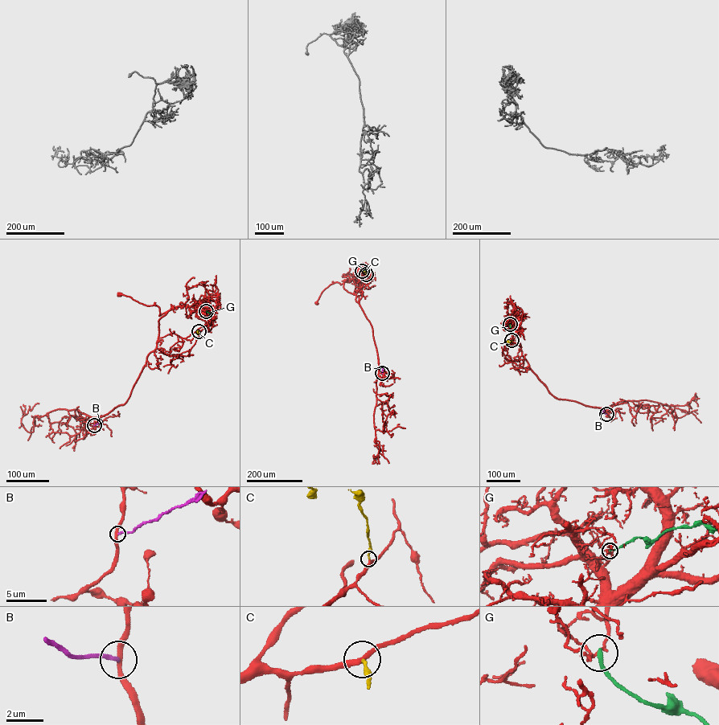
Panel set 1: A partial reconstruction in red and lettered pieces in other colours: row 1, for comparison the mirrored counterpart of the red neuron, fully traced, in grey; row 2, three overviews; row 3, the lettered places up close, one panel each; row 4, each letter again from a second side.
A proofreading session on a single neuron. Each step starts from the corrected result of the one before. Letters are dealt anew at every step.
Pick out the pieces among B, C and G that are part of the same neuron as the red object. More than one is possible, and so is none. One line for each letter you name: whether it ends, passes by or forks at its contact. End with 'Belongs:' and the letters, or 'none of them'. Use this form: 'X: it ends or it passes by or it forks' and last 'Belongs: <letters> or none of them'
C: it ends
Belongs: C

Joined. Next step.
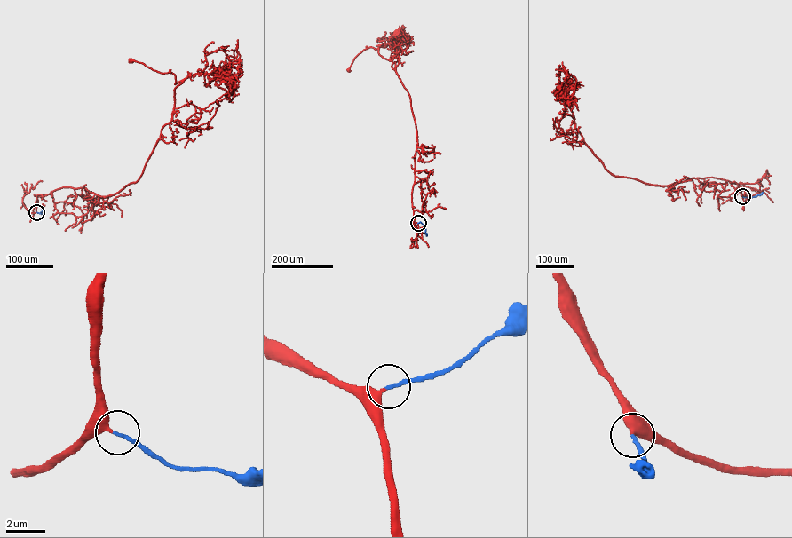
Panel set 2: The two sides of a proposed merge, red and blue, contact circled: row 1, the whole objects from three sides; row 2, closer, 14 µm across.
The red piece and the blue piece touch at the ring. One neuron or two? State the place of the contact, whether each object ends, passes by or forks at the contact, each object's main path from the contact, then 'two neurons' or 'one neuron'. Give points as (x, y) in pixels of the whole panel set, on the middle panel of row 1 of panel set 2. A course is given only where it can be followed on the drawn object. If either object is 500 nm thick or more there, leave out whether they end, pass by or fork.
(418, 223) | red ends | blue ends | red via (417, 223), (412, 223), (417, 141), (410, 96), (392, 61), (380, 55), (378, 48), (364, 50), (349, 69) | blue via (418, 223), (423, 225), (426, 235) | one neuron

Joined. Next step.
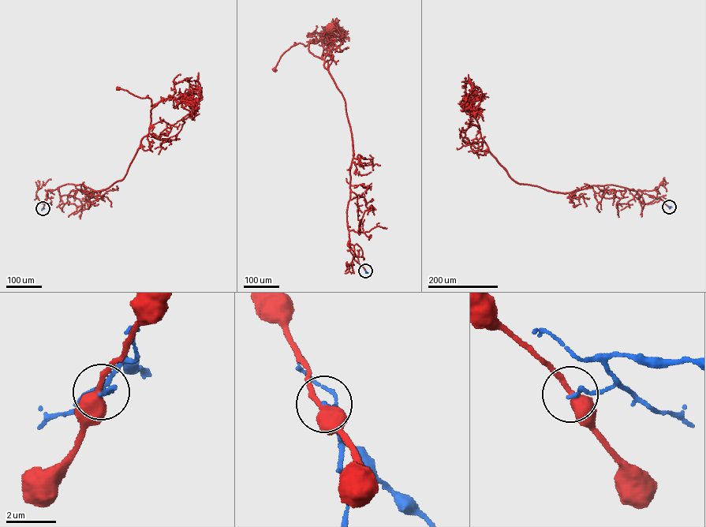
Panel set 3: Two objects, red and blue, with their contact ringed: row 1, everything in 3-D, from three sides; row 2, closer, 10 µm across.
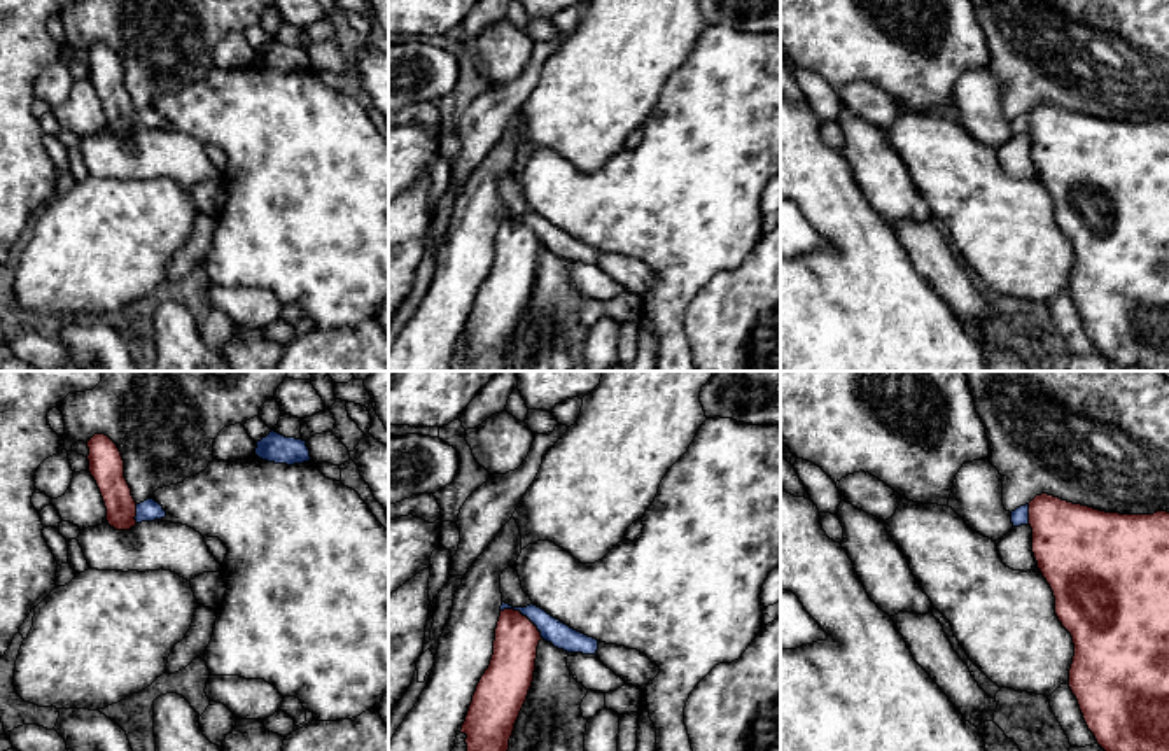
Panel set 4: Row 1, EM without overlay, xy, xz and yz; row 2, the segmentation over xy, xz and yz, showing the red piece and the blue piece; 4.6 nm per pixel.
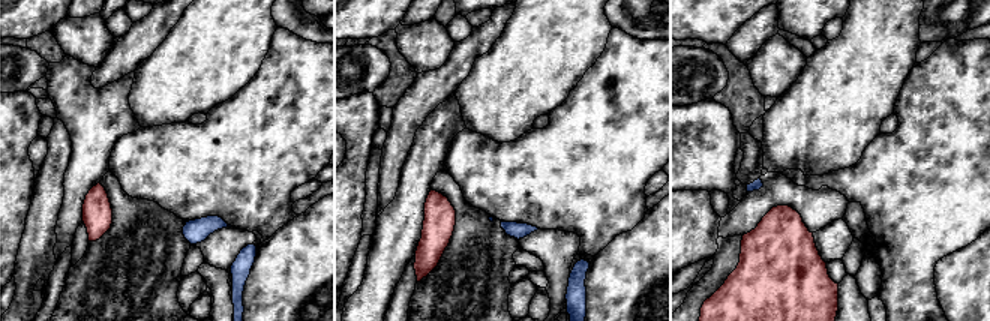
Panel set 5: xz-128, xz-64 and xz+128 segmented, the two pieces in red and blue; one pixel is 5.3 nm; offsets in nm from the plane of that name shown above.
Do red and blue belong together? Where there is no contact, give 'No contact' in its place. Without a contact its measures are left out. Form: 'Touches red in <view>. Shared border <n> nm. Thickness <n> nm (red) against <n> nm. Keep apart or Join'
Touches red in xz. Shared border 240 nm. Thickness 200 nm (red) against 110 nm. Keep apart

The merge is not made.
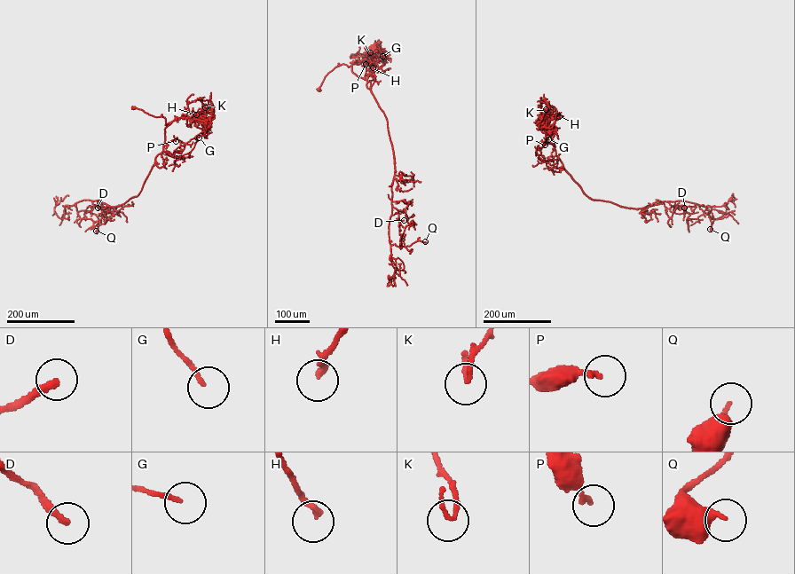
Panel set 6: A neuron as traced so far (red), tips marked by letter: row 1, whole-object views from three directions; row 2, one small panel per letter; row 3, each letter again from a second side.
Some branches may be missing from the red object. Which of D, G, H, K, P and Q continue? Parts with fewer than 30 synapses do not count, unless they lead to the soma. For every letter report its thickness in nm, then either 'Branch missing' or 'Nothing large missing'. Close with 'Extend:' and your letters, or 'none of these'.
D: Thickness 260 nm. Branch missing
G: Thickness 140 nm. Nothing large missing
H: Thickness 240 nm. Nothing large missing
K: Thickness 170 nm. Nothing large missing
P: Thickness 180 nm. Nothing large missing
Q: Thickness 360 nm. Nothing large missing
Extend: D

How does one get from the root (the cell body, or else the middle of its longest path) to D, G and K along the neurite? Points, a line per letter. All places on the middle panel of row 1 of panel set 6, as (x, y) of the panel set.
D: (318, 89), (342, 64), (366, 80), (387, 121), (395, 169), (391, 204), (404, 220)
G: (318, 89), (325, 76), (335, 66), (351, 65), (352, 72), (363, 78), (371, 58), (381, 53), (382, 56)
K: (318, 89), (325, 76), (335, 66), (360, 63), (372, 58), (370, 52)

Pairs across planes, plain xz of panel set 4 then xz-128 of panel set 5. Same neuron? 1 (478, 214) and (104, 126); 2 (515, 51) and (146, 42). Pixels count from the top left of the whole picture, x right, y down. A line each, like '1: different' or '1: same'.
1: same
2: different

